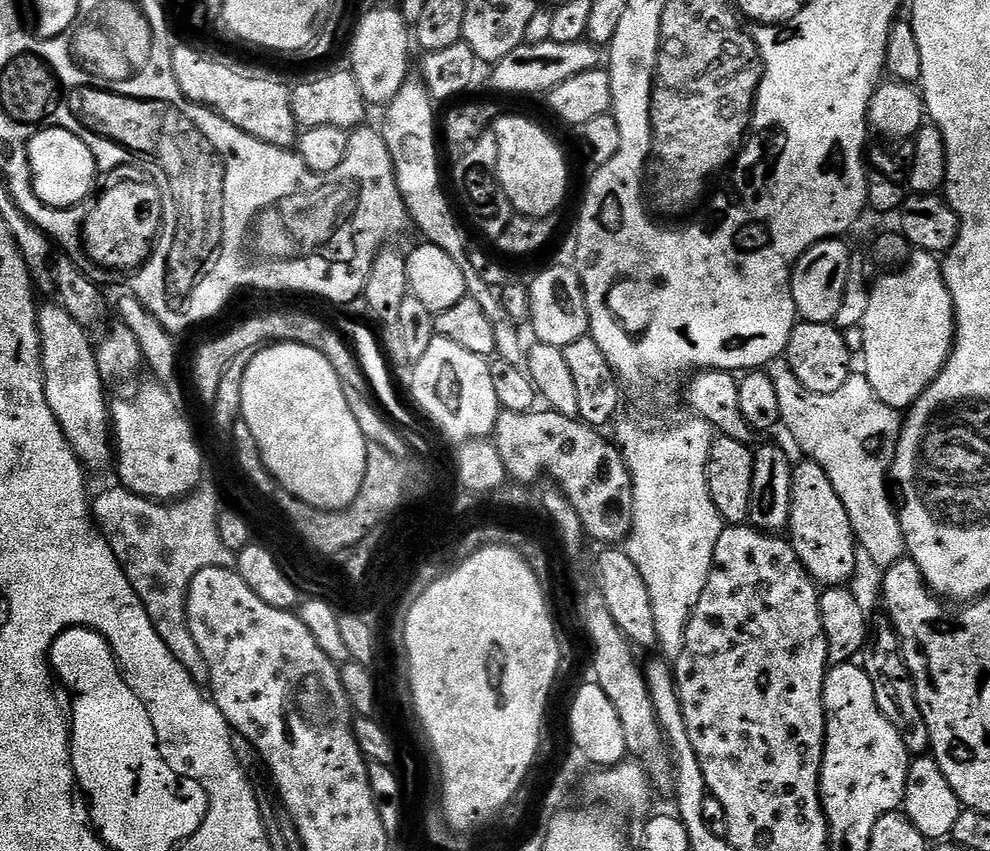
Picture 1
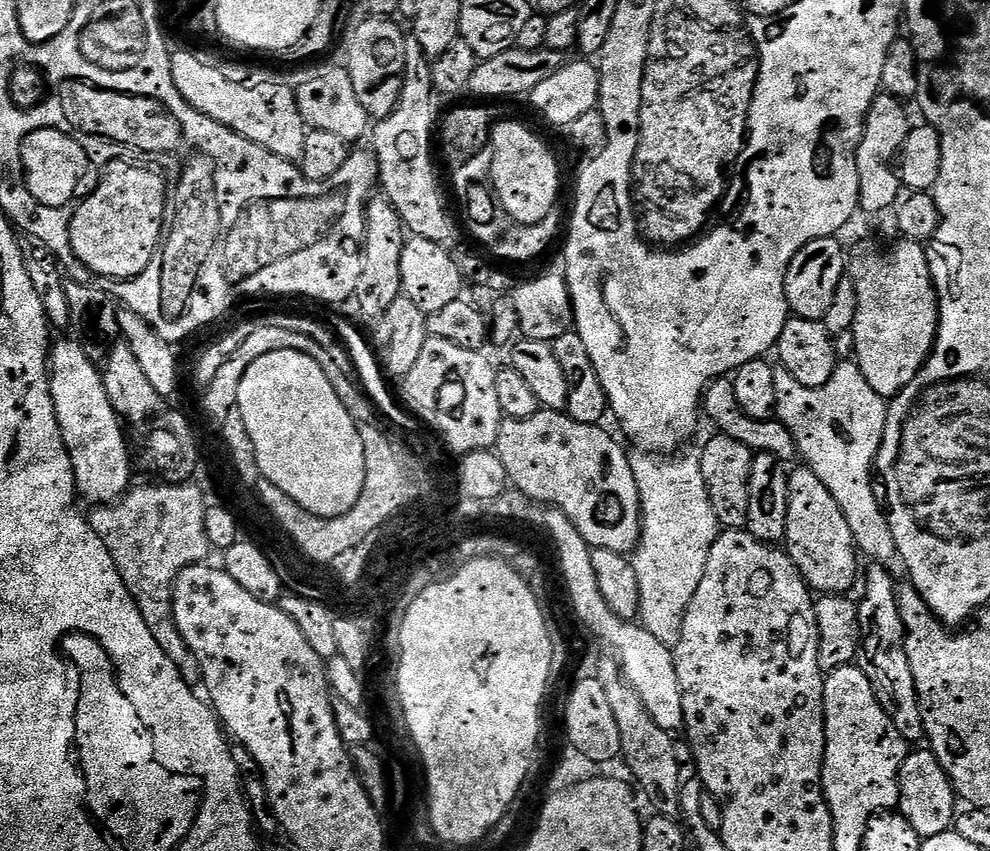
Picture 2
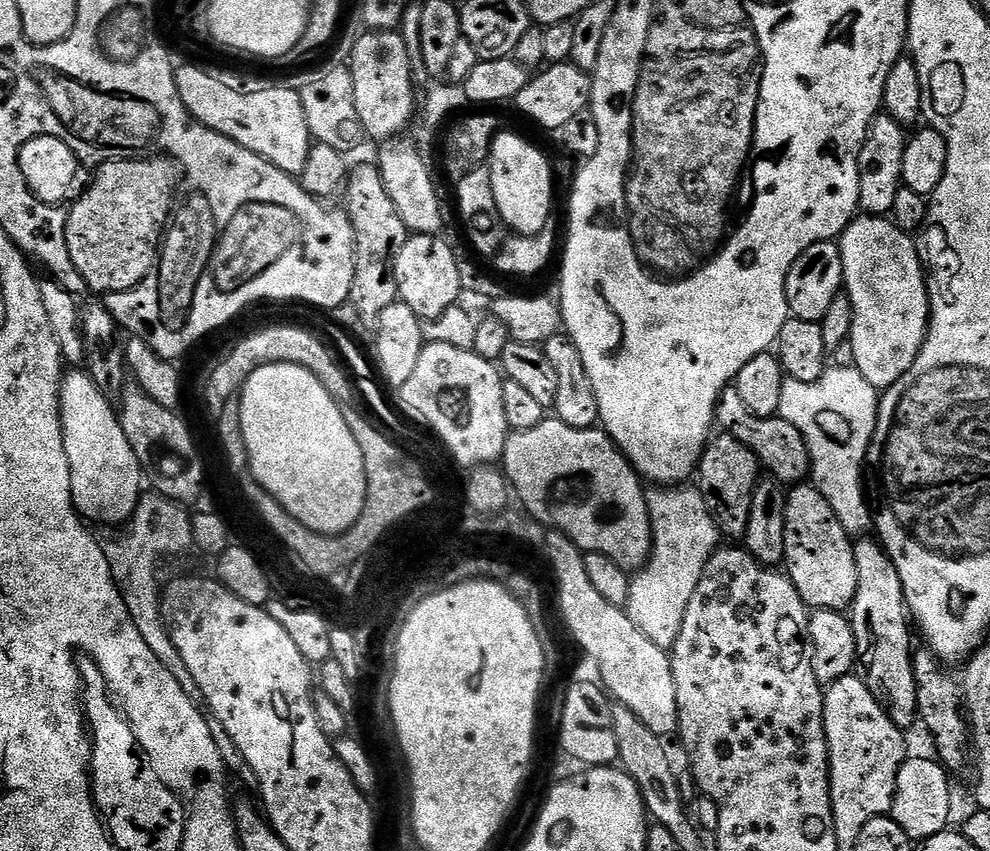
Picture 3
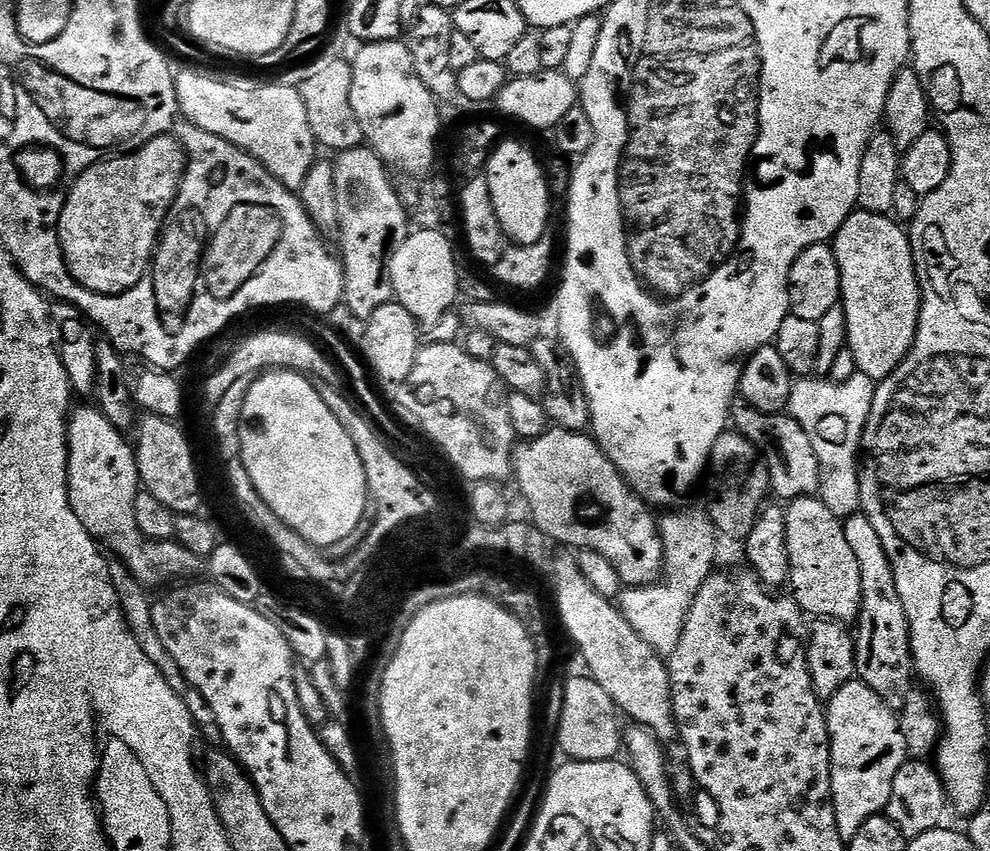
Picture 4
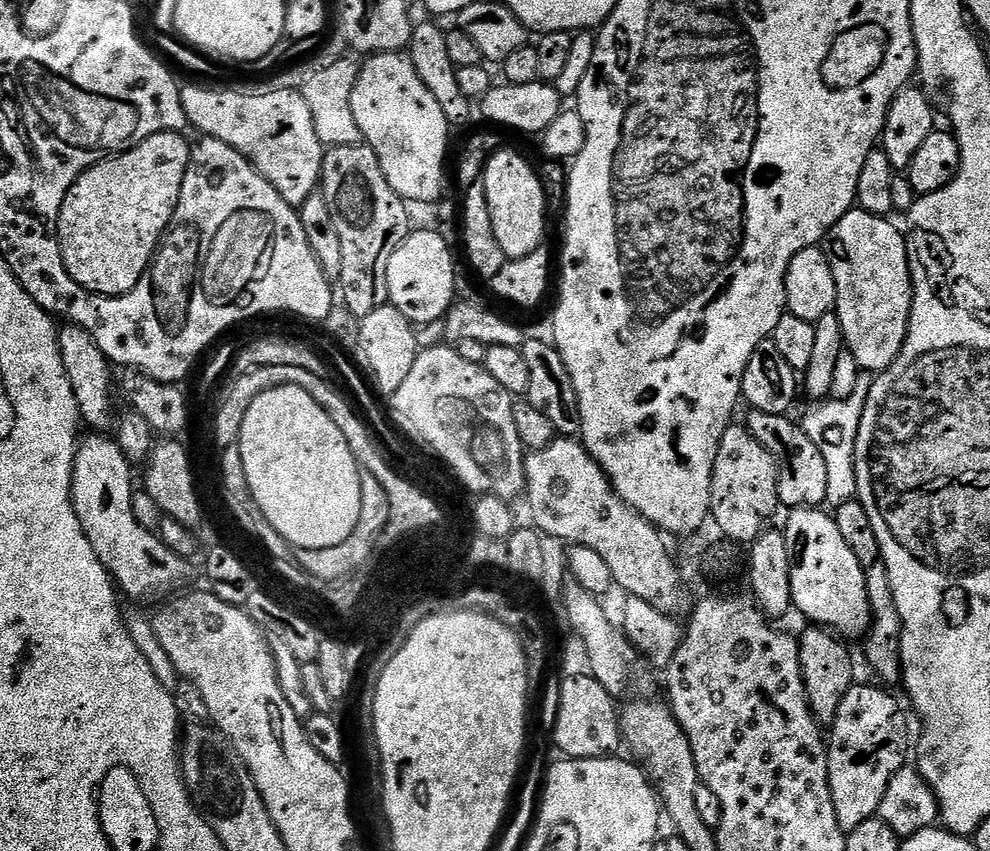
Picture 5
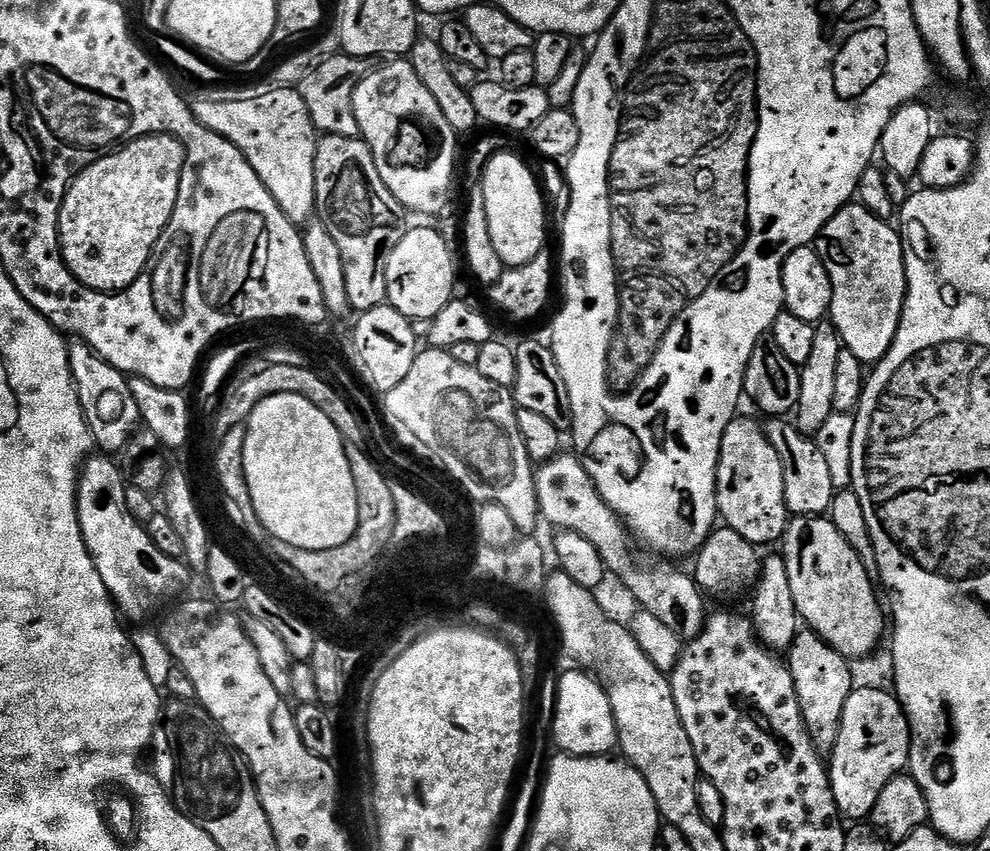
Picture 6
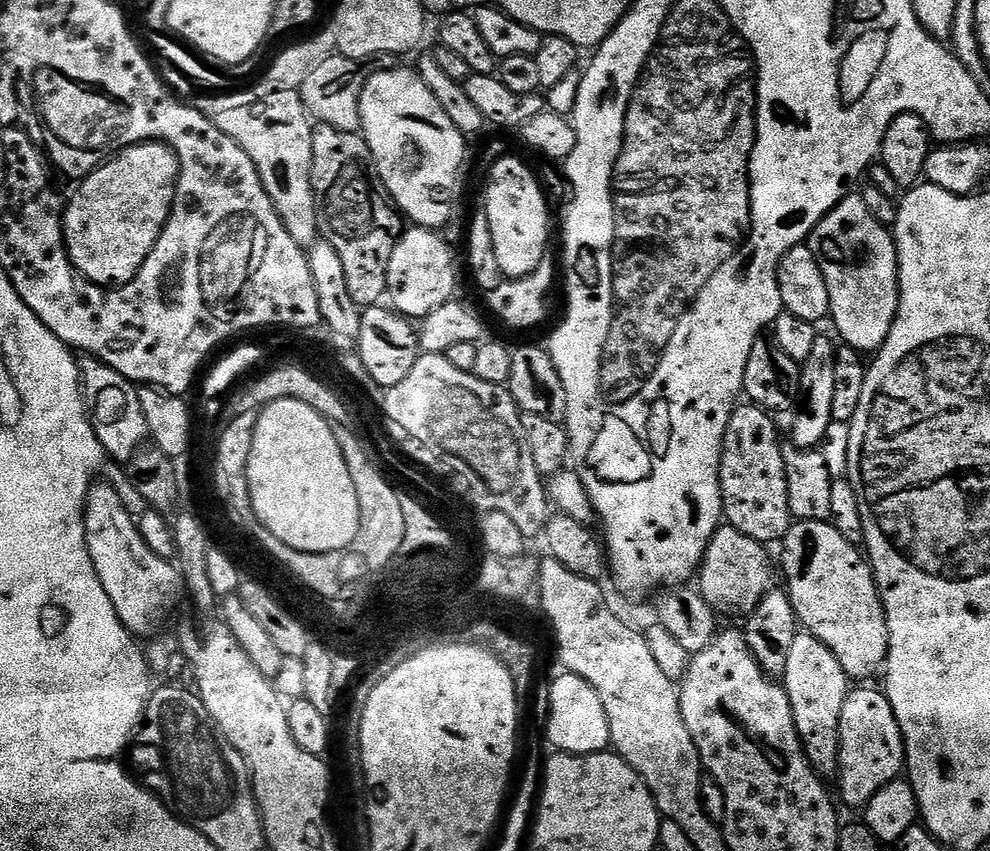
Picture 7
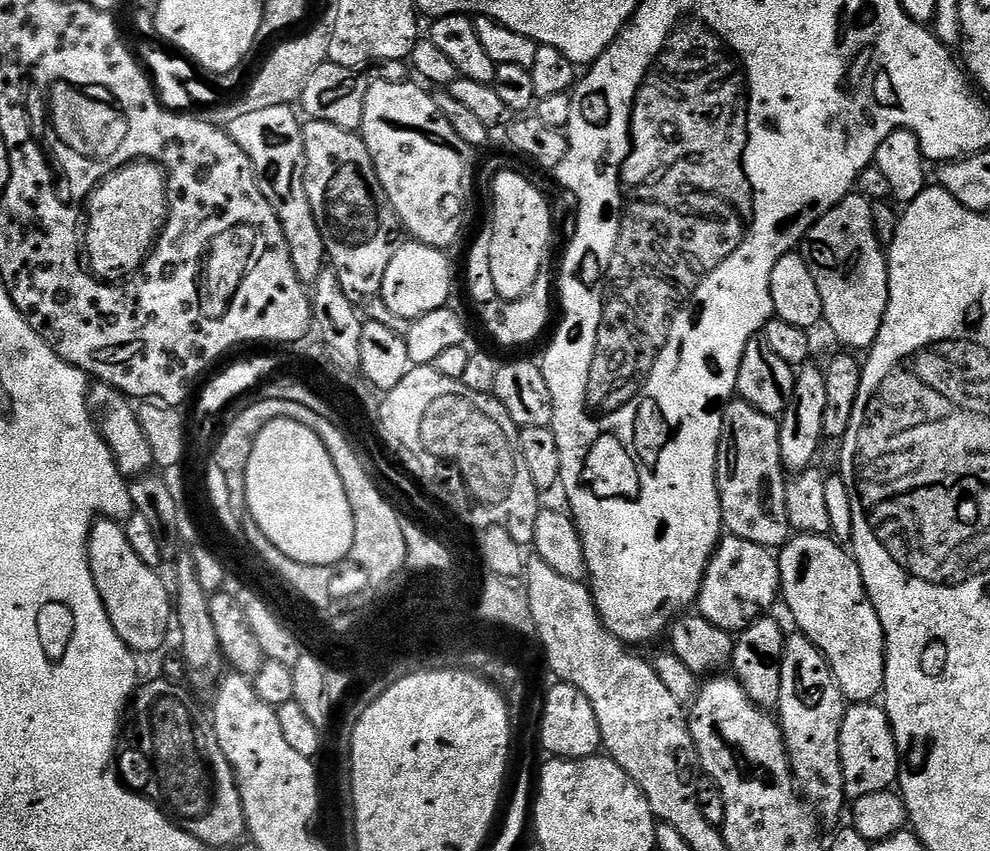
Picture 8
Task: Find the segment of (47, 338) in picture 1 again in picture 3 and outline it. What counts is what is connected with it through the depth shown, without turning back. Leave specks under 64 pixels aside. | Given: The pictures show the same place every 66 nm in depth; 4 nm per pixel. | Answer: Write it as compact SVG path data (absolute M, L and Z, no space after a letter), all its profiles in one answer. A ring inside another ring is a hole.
M72 370L60 381L62 442L70 462L72 505L85 521L120 526L131 520L142 489L142 469L120 425L113 401L107 400L84 370Z

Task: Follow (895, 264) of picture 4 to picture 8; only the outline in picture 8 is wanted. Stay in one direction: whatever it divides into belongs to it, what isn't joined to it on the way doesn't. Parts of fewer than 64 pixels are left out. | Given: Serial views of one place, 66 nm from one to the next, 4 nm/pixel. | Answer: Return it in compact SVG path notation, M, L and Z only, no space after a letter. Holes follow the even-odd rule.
M850 194L825 216L820 216L802 241L814 282L818 282L818 294L822 294L823 323L828 324L848 350L871 348L888 306L888 257L876 233L872 206L869 197Z

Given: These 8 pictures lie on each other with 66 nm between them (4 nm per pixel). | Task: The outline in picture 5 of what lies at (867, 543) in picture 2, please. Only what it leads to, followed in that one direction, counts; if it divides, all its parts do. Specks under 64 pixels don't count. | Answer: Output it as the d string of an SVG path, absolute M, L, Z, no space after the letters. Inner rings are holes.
M861 378L854 390L845 400L835 398L821 399L813 403L813 408L802 419L804 433L822 450L826 462L826 501L829 505L839 506L857 495L856 475L854 474L854 446L858 438L858 426L864 413L864 399L870 387L867 379Z

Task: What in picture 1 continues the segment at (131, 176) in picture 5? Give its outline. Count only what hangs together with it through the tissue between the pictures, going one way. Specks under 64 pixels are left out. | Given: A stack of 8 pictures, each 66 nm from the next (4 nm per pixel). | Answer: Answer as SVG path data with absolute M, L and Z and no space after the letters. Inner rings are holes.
M144 182L118 183L101 196L87 216L84 242L89 256L96 263L114 270L135 269L151 255L163 225L163 200L153 183Z

